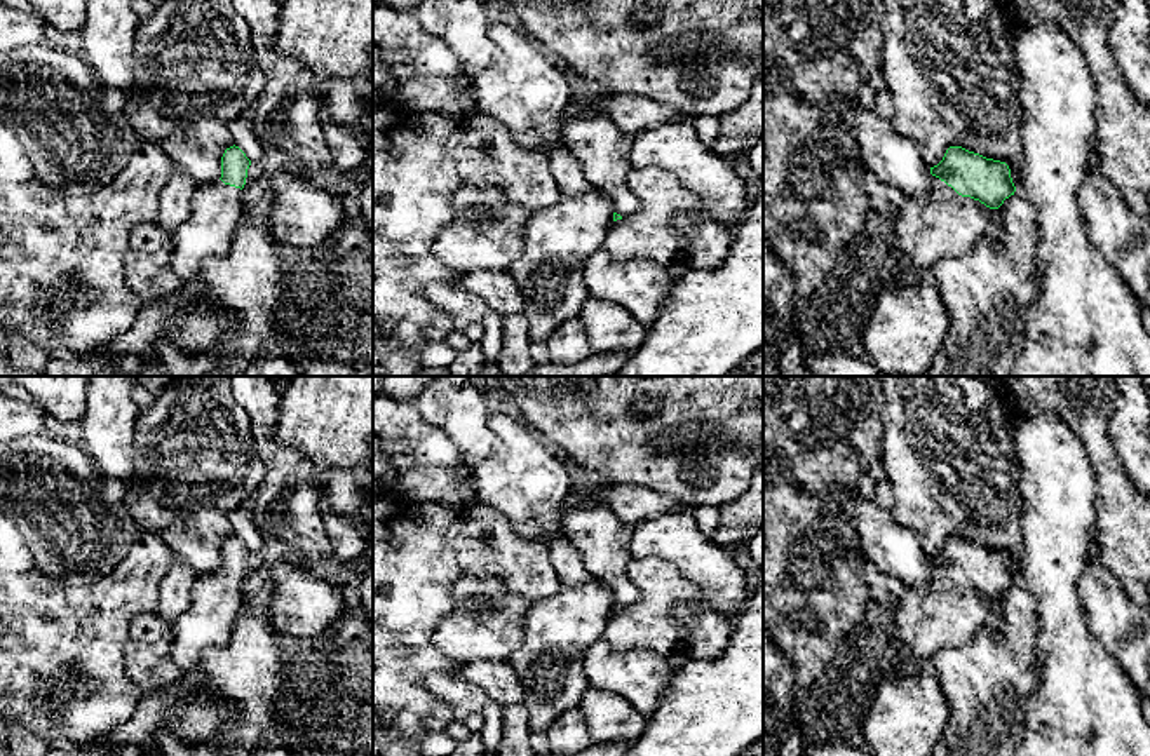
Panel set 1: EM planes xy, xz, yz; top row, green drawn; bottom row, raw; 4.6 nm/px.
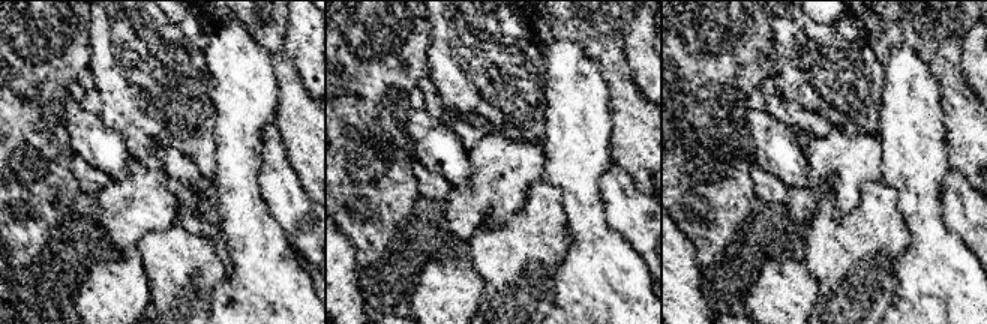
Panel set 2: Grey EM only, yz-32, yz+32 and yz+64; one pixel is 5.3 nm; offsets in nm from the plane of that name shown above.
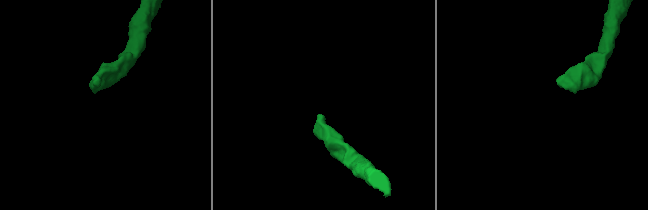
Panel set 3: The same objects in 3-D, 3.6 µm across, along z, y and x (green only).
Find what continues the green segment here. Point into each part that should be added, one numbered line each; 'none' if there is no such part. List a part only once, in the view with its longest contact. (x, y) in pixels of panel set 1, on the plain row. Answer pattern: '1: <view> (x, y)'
1: yz (940, 614)

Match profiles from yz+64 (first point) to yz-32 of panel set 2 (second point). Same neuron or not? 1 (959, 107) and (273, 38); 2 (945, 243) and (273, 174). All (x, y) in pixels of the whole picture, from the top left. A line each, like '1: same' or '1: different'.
1: same
2: different

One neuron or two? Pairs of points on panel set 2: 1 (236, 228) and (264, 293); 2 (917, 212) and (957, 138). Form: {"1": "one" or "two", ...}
{"1": "one", "2": "two"}

